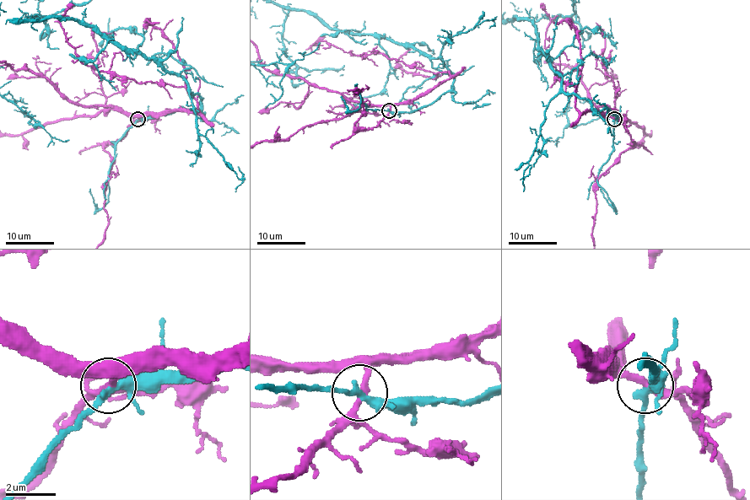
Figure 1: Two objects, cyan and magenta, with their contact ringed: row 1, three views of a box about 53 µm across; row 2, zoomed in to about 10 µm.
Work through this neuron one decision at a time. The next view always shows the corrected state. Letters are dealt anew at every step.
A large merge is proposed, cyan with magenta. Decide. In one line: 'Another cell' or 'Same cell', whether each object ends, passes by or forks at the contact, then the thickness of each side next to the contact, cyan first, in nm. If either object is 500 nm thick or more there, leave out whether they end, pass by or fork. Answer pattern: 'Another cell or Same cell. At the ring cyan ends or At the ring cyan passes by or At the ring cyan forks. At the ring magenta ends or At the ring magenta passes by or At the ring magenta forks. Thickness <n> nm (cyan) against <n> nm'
Another cell. At the ring cyan forks. At the ring magenta passes by. Thickness 240 nm (cyan) against 280 nm

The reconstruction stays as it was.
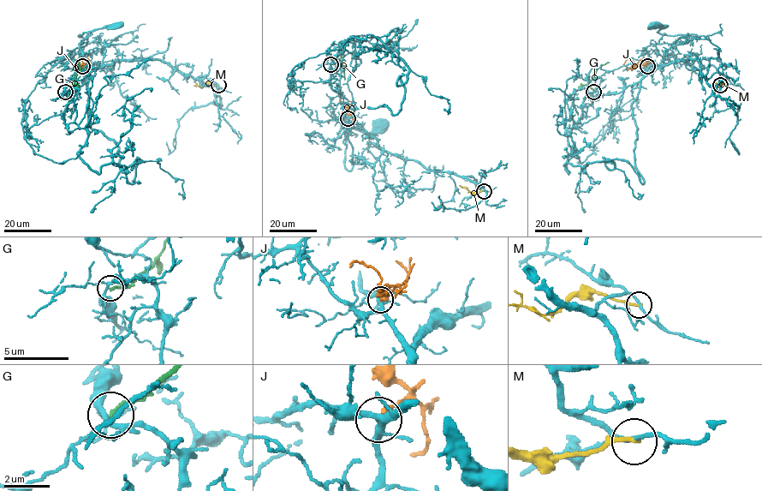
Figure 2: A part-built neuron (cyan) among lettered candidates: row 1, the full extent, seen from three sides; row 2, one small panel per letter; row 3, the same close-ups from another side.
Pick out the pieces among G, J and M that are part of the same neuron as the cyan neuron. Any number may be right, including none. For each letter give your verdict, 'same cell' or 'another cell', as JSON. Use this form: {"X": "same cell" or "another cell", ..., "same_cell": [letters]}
{"G": "another cell", "J": "same cell", "M": "another cell", "same_cell": ["J"]}

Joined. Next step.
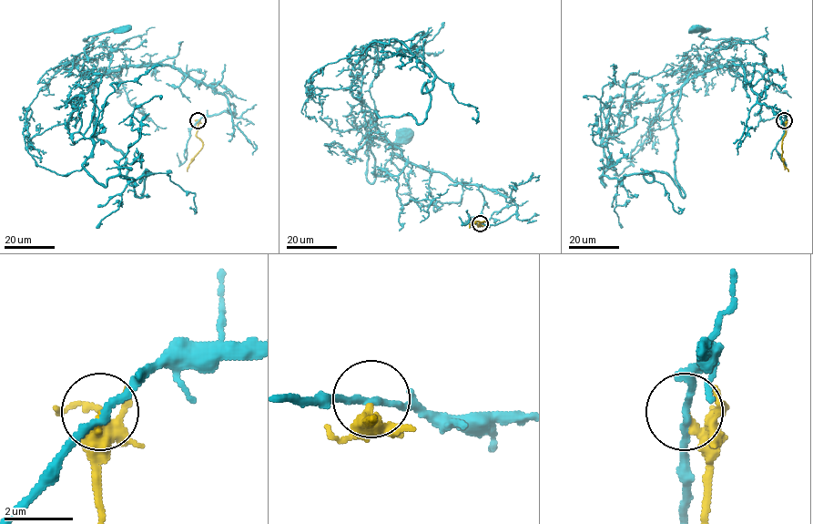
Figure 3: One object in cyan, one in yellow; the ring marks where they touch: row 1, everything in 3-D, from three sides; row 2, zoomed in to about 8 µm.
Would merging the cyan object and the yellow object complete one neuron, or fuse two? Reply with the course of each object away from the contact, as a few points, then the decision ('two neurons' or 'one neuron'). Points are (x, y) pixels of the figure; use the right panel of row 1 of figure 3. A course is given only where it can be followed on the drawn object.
cyan runs (784, 120), (758, 102), (739, 66), (686, 80), (726, 39), (744, 41), (702, 38), (696, 29); yellow runs (784, 120), (786, 129), (781, 157), (788, 171); two neurons

